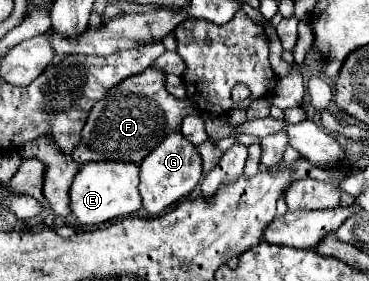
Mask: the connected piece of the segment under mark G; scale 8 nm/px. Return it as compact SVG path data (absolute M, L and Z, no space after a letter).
M181 133L167 135L167 139L163 139L163 143L159 143L159 147L155 147L155 151L151 151L151 155L147 155L141 163L139 191L143 197L145 211L151 215L163 213L169 205L187 197L199 183L201 175L203 175L203 167L197 147Z

